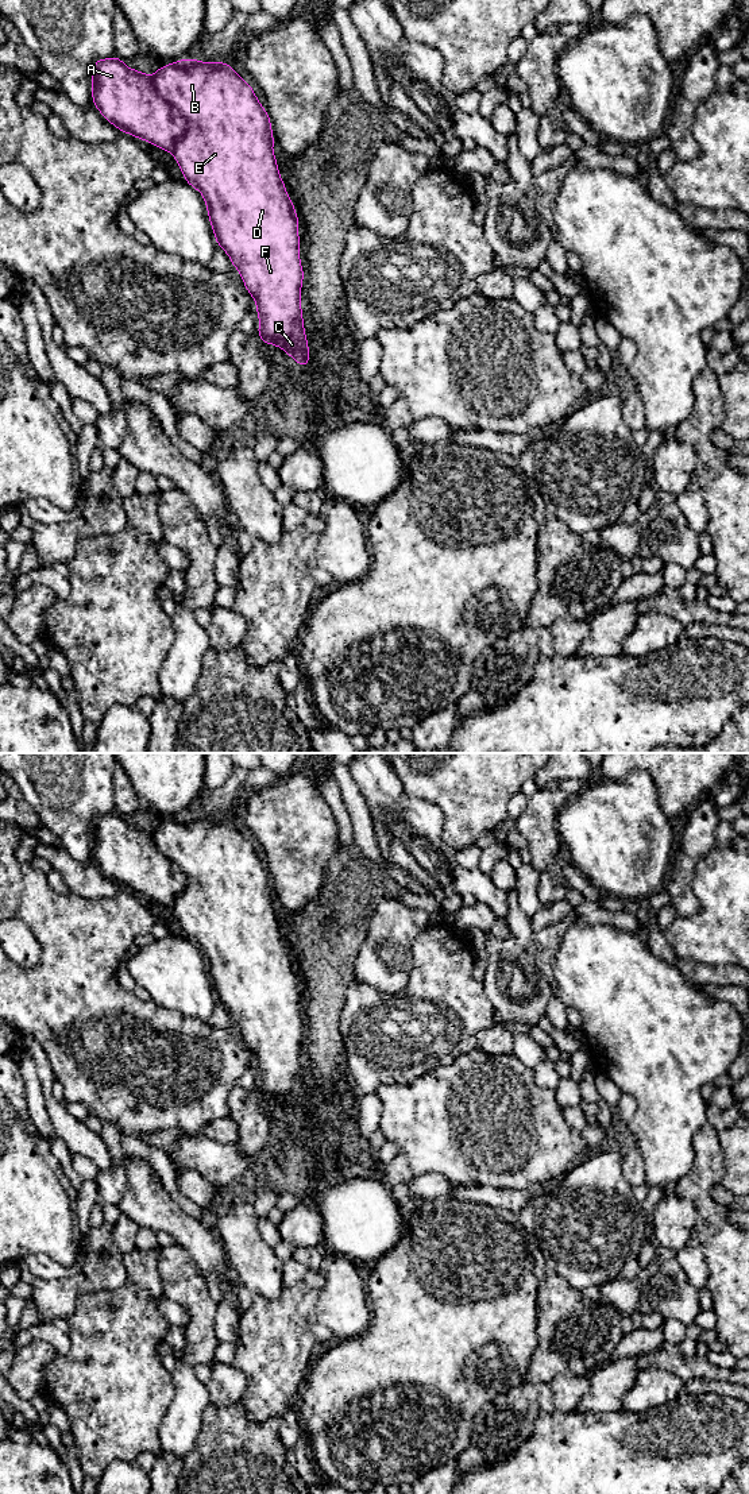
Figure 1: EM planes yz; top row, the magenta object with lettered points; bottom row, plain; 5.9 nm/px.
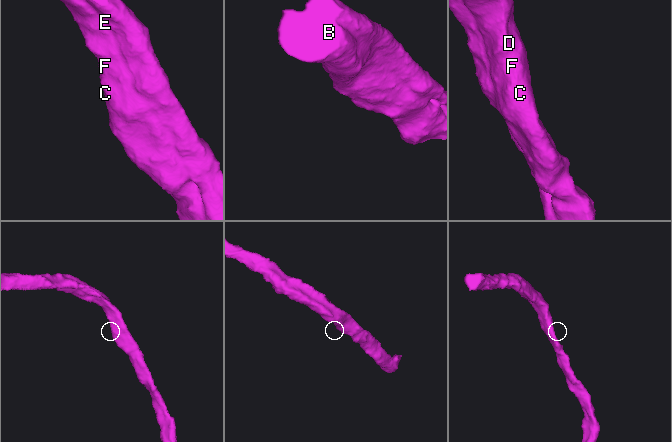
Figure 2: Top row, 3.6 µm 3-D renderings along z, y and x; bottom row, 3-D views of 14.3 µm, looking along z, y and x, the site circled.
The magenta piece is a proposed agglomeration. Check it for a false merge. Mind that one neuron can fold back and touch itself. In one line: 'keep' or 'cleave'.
keep

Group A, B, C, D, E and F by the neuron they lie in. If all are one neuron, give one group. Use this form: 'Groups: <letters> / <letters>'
Groups: A B C D E F

